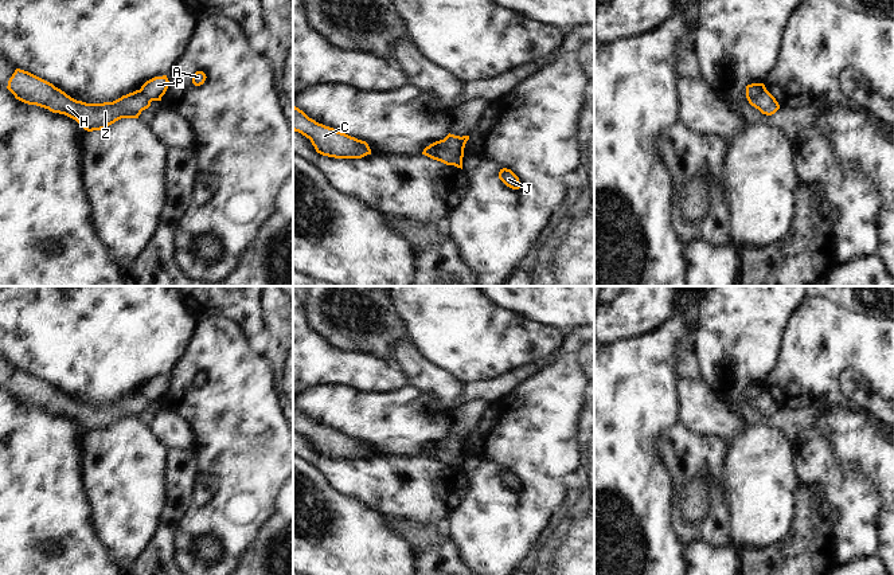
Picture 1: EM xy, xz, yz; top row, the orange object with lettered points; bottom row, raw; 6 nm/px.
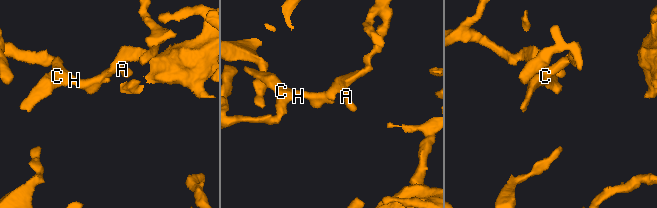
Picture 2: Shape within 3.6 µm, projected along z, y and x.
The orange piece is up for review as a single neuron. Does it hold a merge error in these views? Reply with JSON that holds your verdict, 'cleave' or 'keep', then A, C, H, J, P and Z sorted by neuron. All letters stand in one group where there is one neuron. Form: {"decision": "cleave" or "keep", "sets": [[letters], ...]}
{"decision": "cleave", "sets": [["A", "J", "P"], ["C", "H", "Z"]]}

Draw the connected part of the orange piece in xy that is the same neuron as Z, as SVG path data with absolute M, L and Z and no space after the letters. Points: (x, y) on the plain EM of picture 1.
M20 369L8 382L7 390L16 400L65 415L75 421L85 431L101 431L121 419L138 419L151 407L141 391L136 391L113 403L86 404L67 396L52 384Z

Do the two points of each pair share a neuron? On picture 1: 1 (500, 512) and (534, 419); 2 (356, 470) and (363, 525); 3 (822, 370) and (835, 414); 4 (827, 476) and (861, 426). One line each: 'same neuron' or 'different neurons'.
1: same neuron
2: different neurons
3: different neurons
4: different neurons

